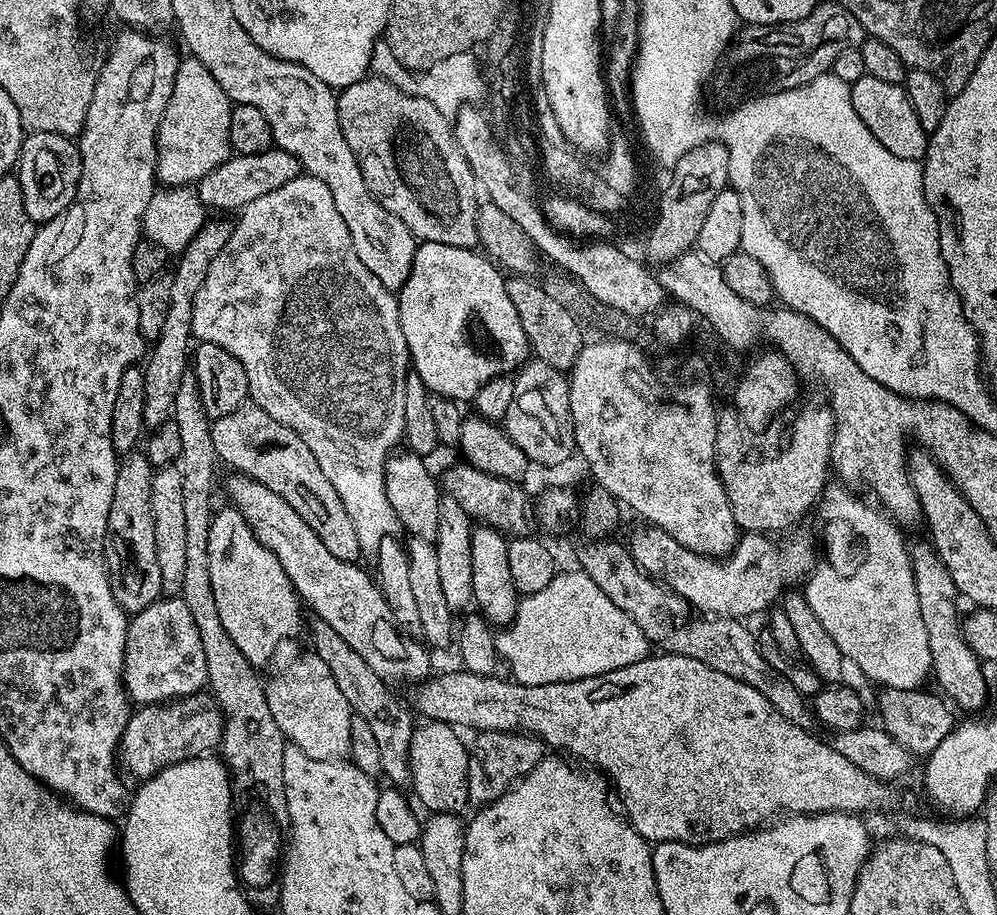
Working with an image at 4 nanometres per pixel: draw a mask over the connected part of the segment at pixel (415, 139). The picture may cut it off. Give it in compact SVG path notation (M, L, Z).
M369 74L364 79L354 82L354 86L343 88L336 97L336 105L338 106L338 122L342 126L342 134L350 146L350 150L354 150L356 160L360 163L362 178L366 178L366 186L372 191L372 195L375 196L377 202L386 206L386 210L390 210L390 214L394 214L394 218L402 218L402 222L406 222L406 226L412 231L412 235L416 237L417 241L442 242L446 246L475 249L478 244L478 226L476 225L478 181L458 146L456 133L449 117L444 116L442 110L438 110L438 106L434 106L434 102L430 102L426 98L412 96L409 92L405 92L399 83L384 80L381 76L375 74Z

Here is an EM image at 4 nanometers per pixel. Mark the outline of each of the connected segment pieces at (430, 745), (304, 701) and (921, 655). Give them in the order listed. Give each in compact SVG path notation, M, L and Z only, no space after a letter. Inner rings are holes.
M424 722L415 729L409 744L409 770L411 772L411 787L416 787L415 799L420 799L419 807L428 808L429 813L454 812L463 813L464 807L469 807L468 799L468 748L460 741L461 733L453 725L439 722Z
M315 654L300 656L285 672L280 672L271 681L267 681L264 689L266 702L270 706L270 714L274 714L274 722L282 730L285 741L289 745L295 745L310 758L322 760L339 760L349 755L351 746L351 726L354 715L346 702L345 695L338 690L334 677L326 662Z
M825 487L824 495L818 501L818 513L824 523L820 528L824 552L822 548L822 559L806 577L802 588L805 600L823 629L837 644L844 660L853 660L862 675L887 688L919 689L923 680L929 679L932 659L930 642L926 642L926 626L918 610L918 590L914 586L910 548L907 543L904 545L904 536L900 533L903 531L875 503L872 505L859 500L856 497L859 495L847 487L832 487ZM852 544L860 545L852 552Z

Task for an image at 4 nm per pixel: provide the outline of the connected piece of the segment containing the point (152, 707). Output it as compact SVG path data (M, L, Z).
M201 690L192 696L182 696L175 700L169 700L162 704L146 704L137 707L129 715L126 722L126 730L120 739L118 749L118 764L132 776L137 776L137 781L143 782L148 777L161 772L166 766L177 764L183 760L193 760L195 756L211 753L219 749L220 739L224 733L224 716L216 705L215 696Z

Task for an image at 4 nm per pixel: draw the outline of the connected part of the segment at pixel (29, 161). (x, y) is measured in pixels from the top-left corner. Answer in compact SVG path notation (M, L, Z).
M29 132L20 147L18 179L26 214L37 226L58 218L72 205L82 174L80 149L69 137L53 132Z

